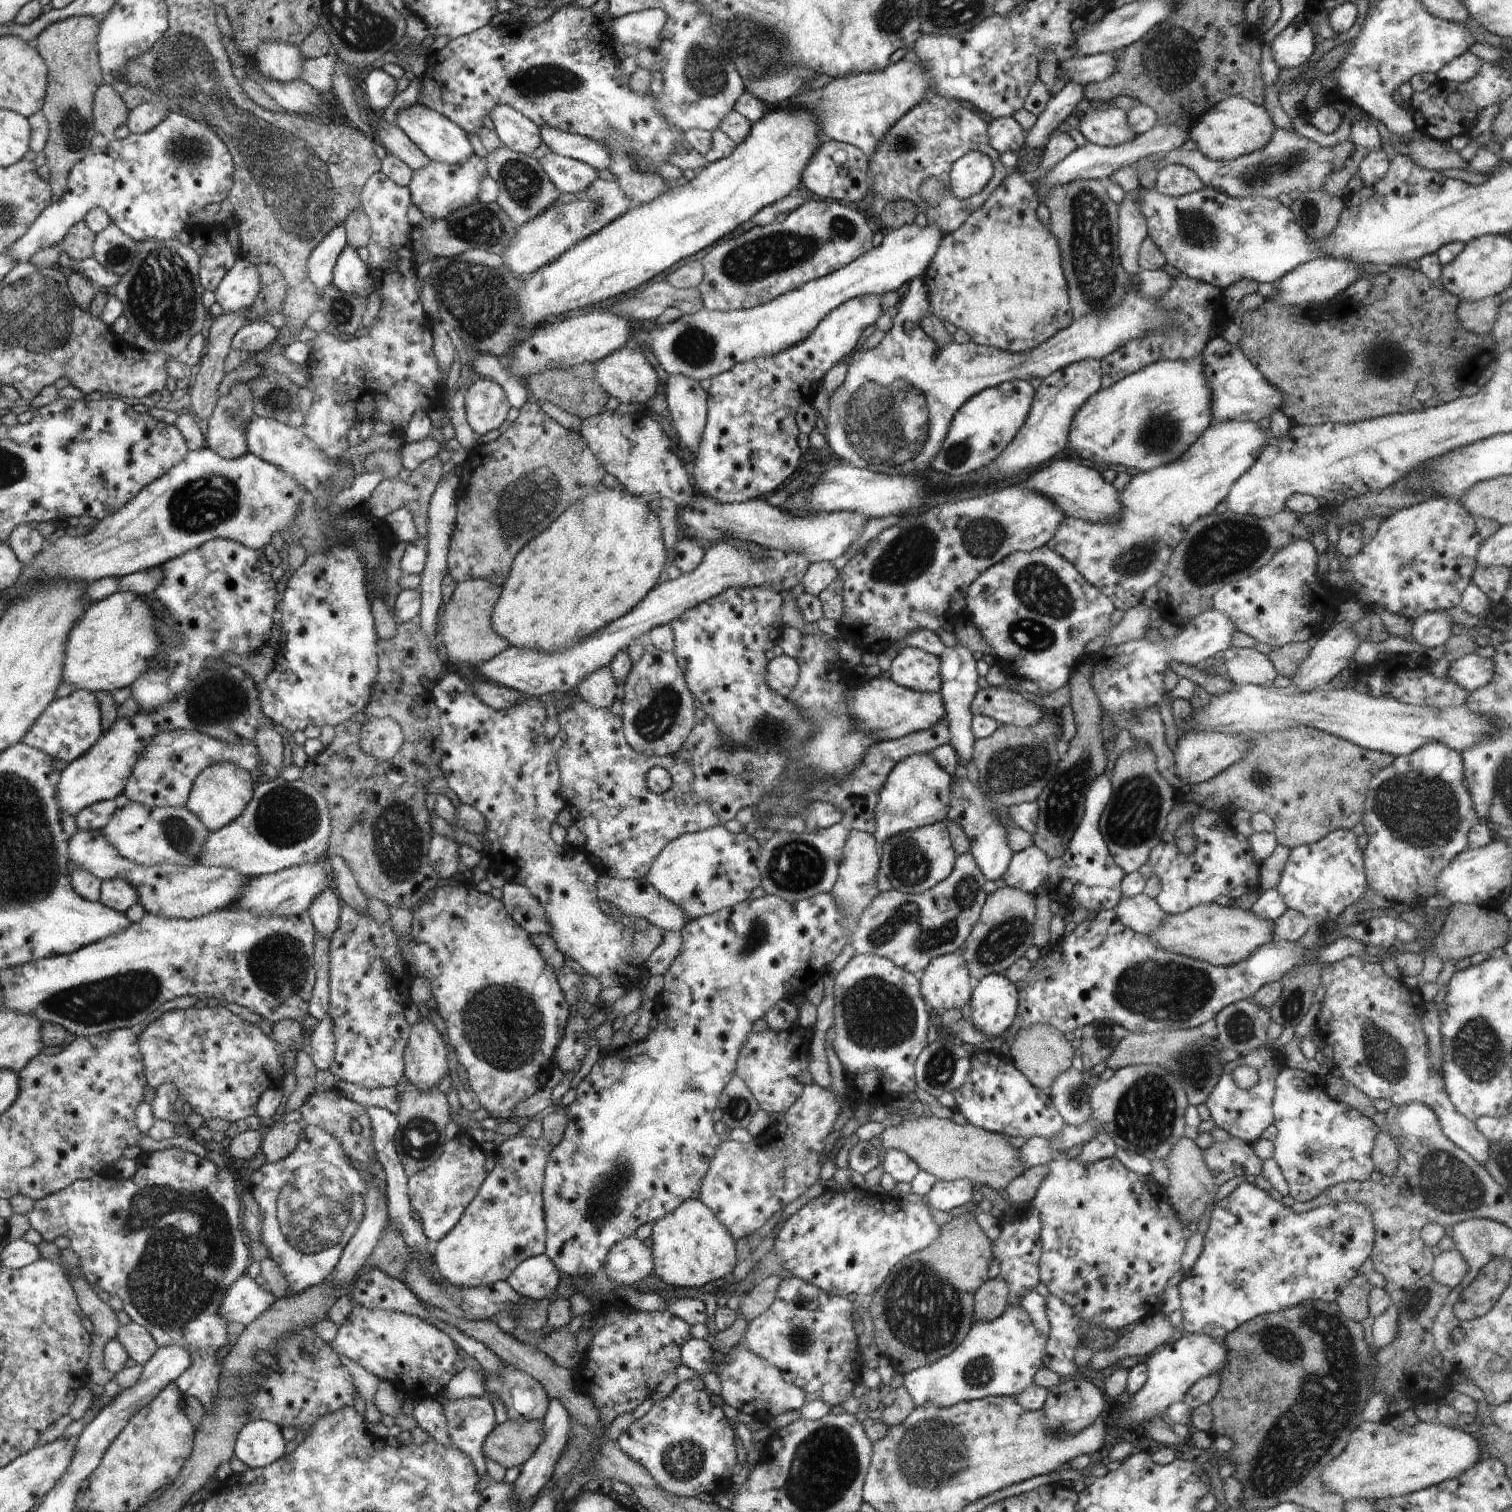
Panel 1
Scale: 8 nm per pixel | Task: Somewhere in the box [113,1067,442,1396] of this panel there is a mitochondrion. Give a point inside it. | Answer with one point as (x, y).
(173, 1284)

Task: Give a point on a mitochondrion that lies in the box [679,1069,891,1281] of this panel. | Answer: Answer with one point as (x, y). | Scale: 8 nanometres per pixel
(737, 1107)

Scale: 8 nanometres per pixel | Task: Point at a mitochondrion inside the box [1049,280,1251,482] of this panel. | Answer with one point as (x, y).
(1160, 434)

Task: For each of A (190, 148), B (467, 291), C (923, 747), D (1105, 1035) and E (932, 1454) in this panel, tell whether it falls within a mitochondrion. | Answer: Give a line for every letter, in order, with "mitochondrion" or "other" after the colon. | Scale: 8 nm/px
A: mitochondrion
B: mitochondrion
C: other
D: mitochondrion
E: mitochondrion

